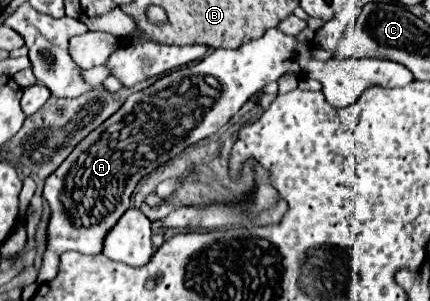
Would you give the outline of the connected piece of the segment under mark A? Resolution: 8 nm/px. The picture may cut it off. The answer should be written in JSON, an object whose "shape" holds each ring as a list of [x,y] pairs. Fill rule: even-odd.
{"shape":[[[278,27],[268,29],[260,39],[248,41],[238,49],[214,49],[202,61],[160,77],[148,89],[132,93],[112,117],[84,137],[46,179],[44,199],[50,205],[50,221],[36,283],[40,285],[56,277],[58,259],[64,251],[80,251],[84,255],[100,253],[104,233],[108,233],[130,207],[130,195],[144,175],[182,153],[188,145],[214,135],[254,93],[288,73],[320,81],[322,93],[336,109],[355,103],[368,85],[404,87],[414,81],[410,69],[388,59],[350,57],[318,61],[312,57],[310,43],[286,35]]]}

